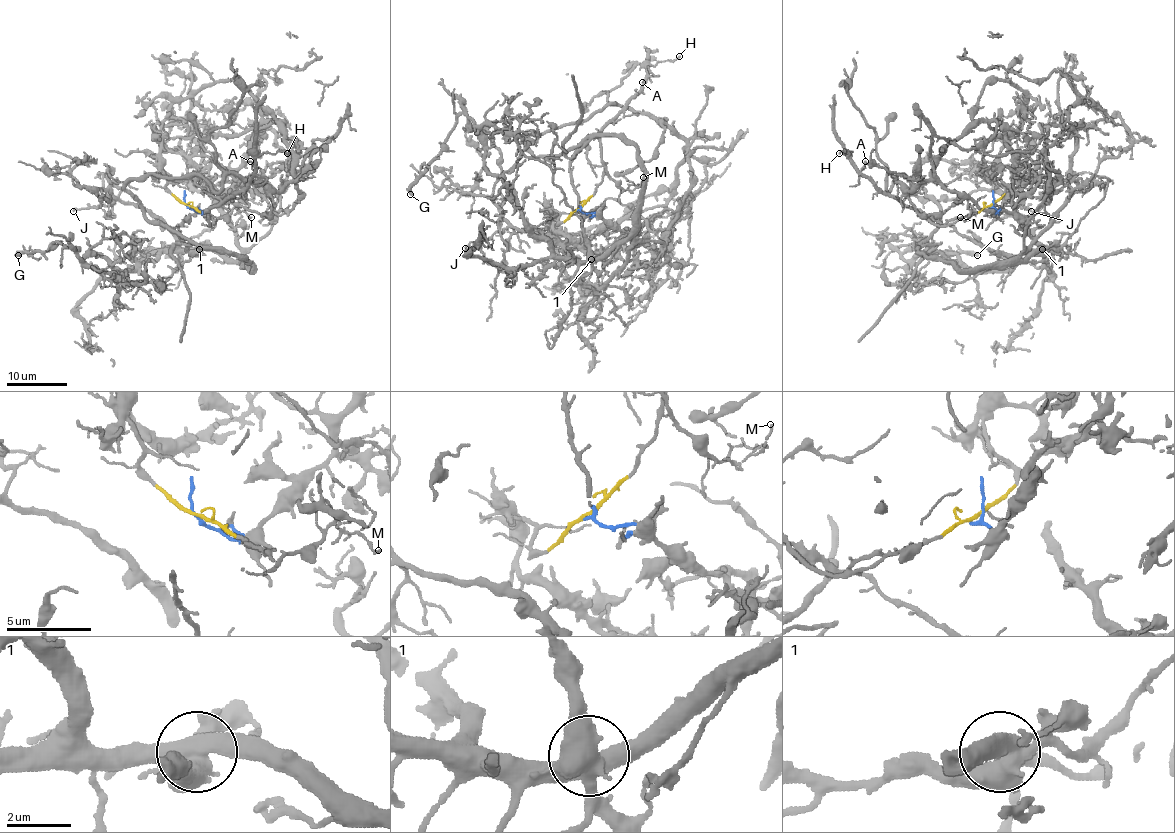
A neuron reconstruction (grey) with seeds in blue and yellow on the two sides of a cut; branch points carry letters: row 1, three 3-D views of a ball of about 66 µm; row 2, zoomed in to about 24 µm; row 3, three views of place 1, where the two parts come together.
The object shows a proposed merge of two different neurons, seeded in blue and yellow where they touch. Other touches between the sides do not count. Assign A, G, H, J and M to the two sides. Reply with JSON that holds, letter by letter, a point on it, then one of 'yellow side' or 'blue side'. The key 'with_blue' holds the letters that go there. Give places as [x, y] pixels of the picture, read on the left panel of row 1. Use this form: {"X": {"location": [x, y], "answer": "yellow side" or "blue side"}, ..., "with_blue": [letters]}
{"A": {"location": [250, 161], "answer": "yellow side"}, "G": {"location": [18, 255], "answer": "blue side"}, "H": {"location": [287, 153], "answer": "yellow side"}, "J": {"location": [73, 211], "answer": "blue side"}, "M": {"location": [251, 217], "answer": "yellow side"}, "with_blue": ["G", "J"]}

